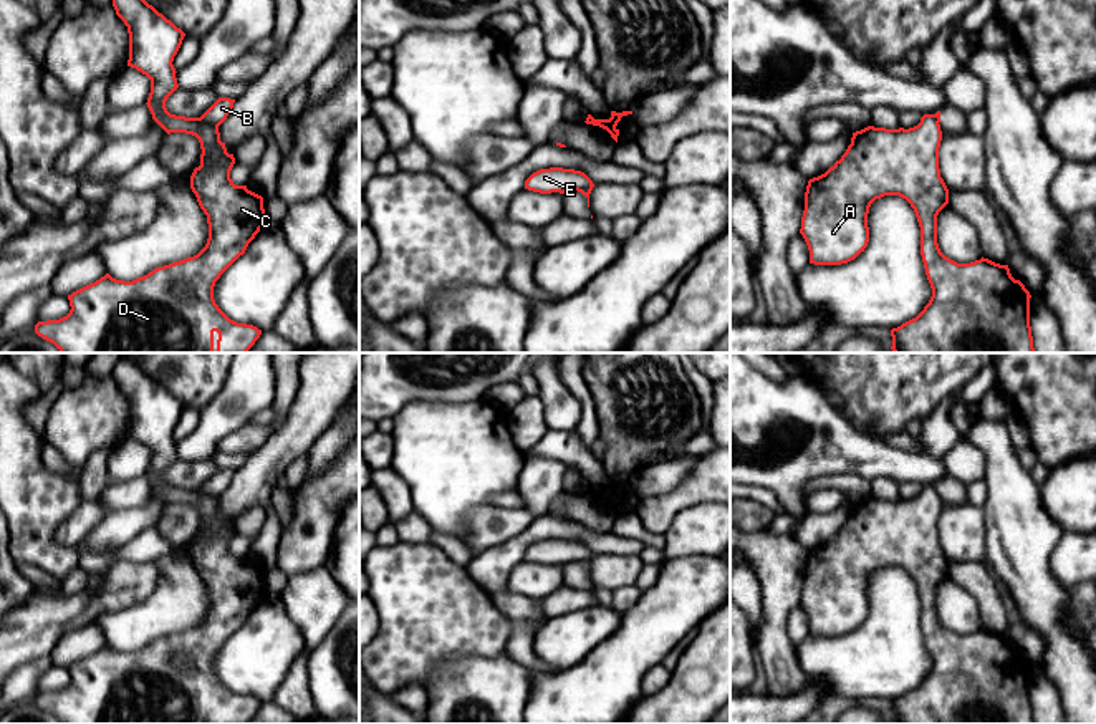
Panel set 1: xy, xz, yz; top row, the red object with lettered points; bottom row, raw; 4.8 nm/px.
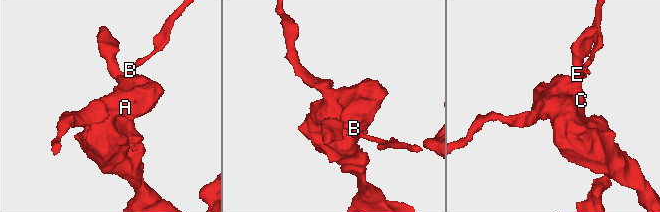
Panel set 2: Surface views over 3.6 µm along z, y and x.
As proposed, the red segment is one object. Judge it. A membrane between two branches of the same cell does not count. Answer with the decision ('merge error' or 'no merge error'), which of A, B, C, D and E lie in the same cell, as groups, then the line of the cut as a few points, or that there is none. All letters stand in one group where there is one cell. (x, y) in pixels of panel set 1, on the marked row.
merge error; groups A C D E / B; cut xy (199, 118), (217, 126)

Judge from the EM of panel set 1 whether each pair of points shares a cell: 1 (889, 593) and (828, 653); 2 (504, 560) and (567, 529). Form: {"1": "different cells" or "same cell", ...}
{"1": "same cell", "2": "same cell"}

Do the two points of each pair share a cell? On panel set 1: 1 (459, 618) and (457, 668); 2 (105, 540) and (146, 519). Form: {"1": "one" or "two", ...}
{"1": "two", "2": "one"}

